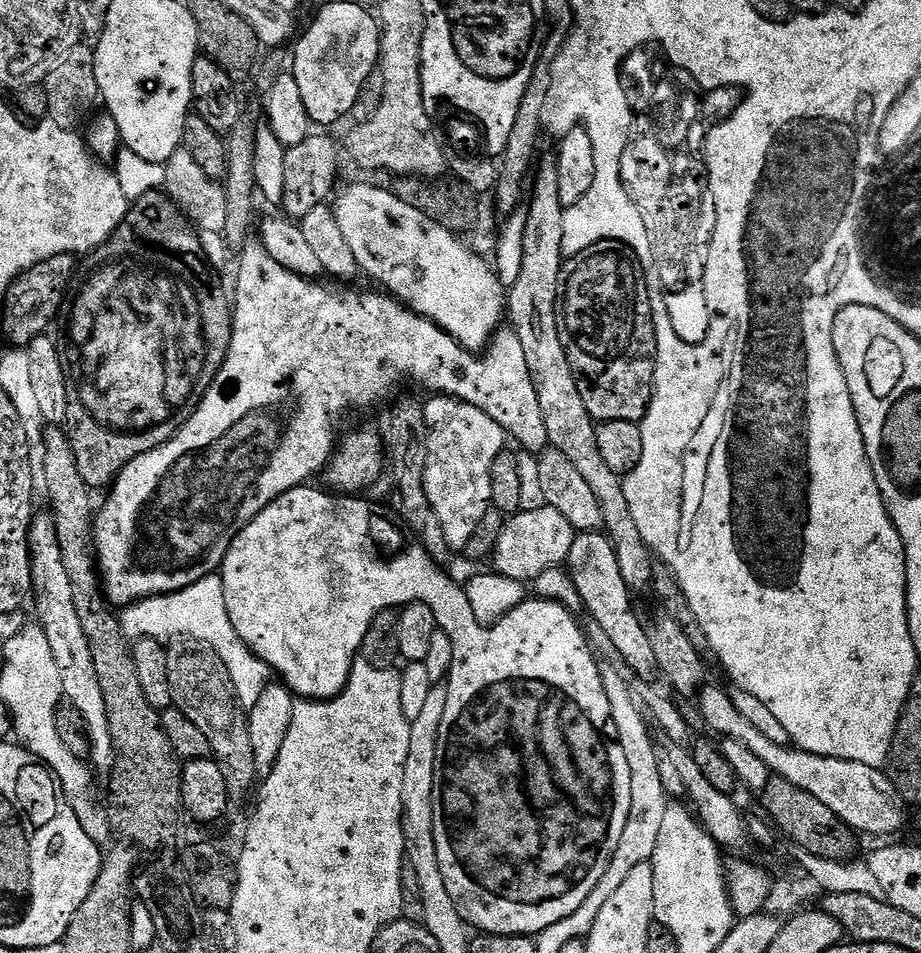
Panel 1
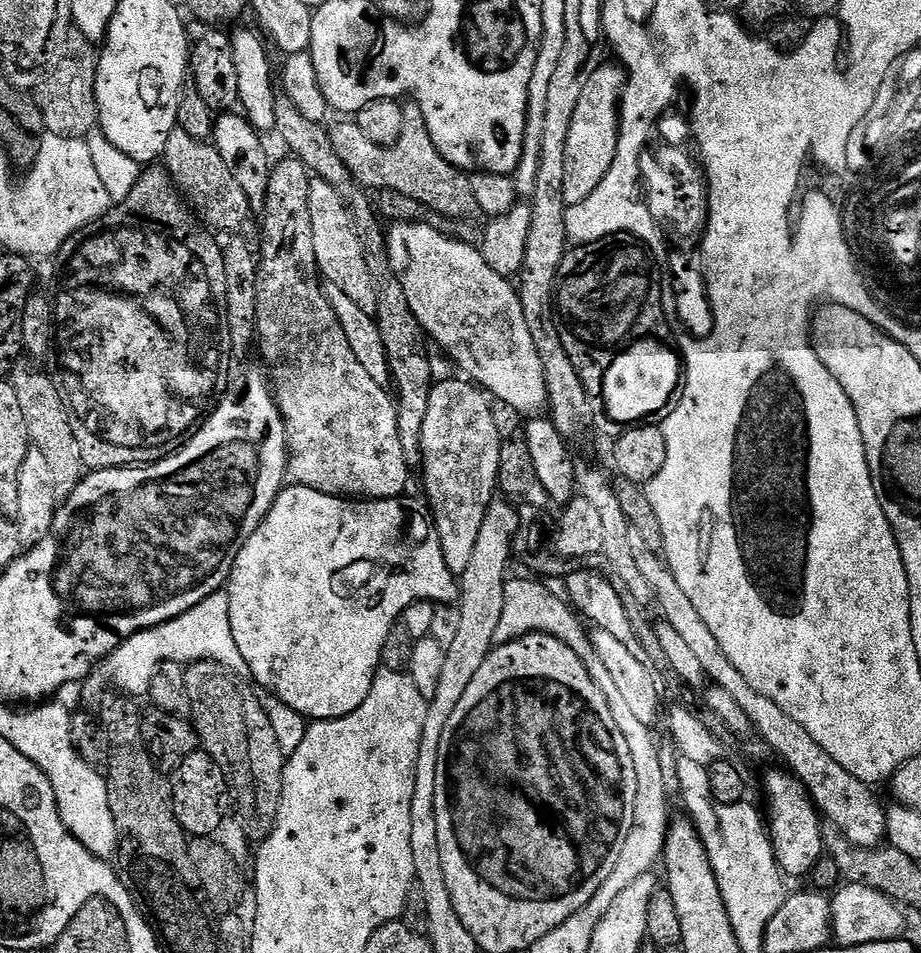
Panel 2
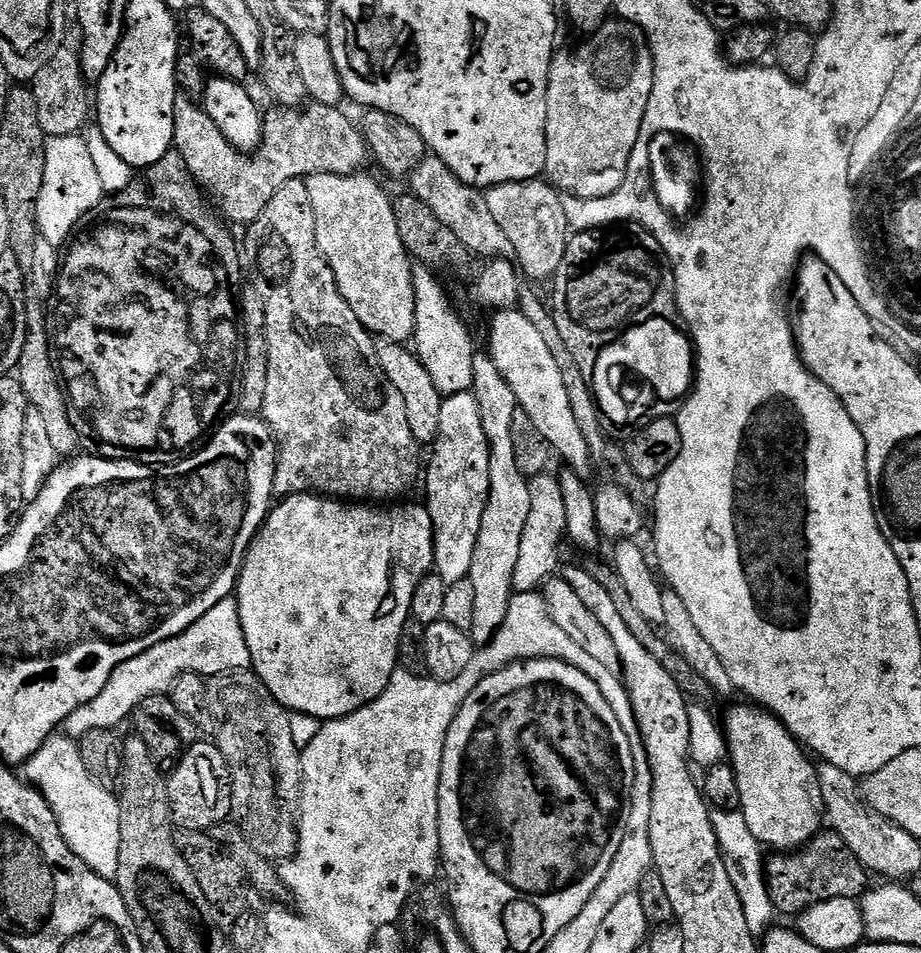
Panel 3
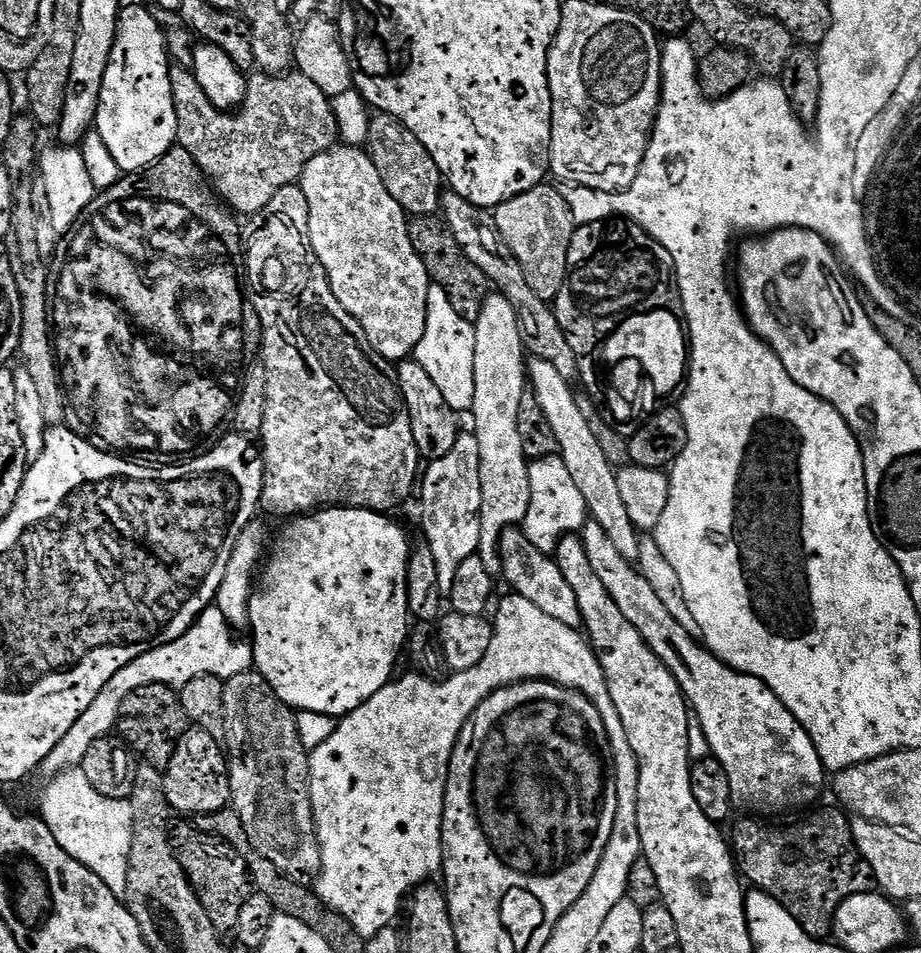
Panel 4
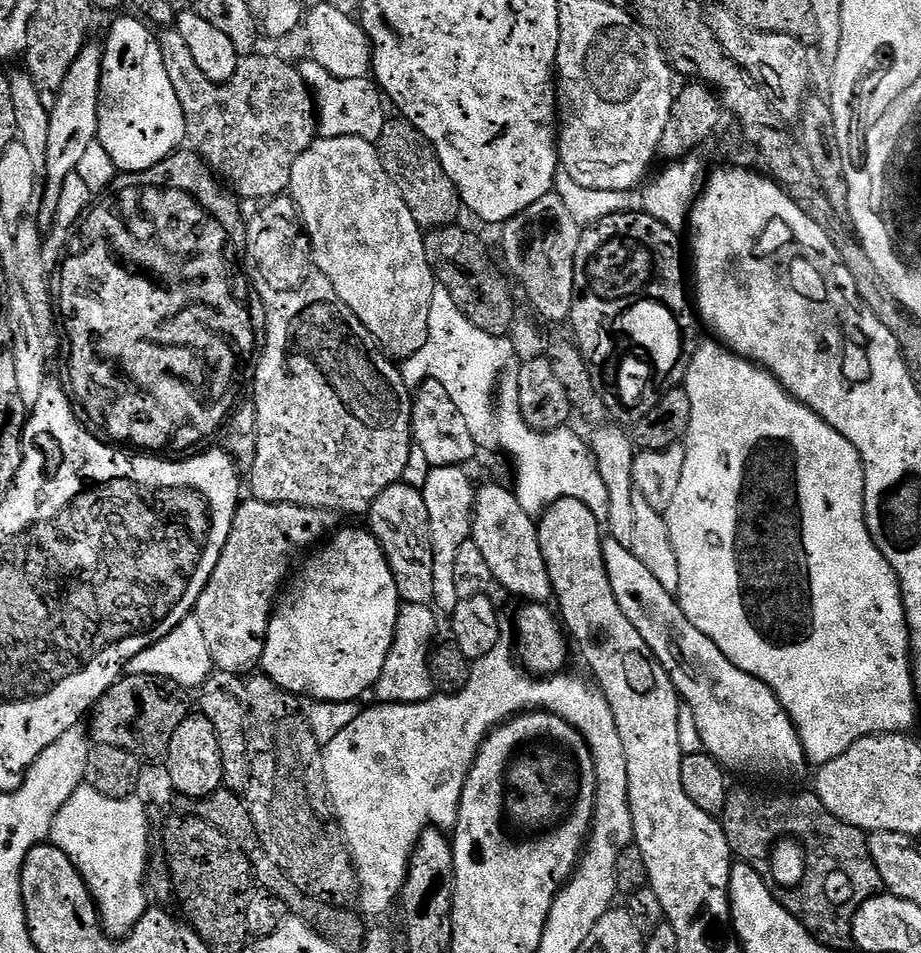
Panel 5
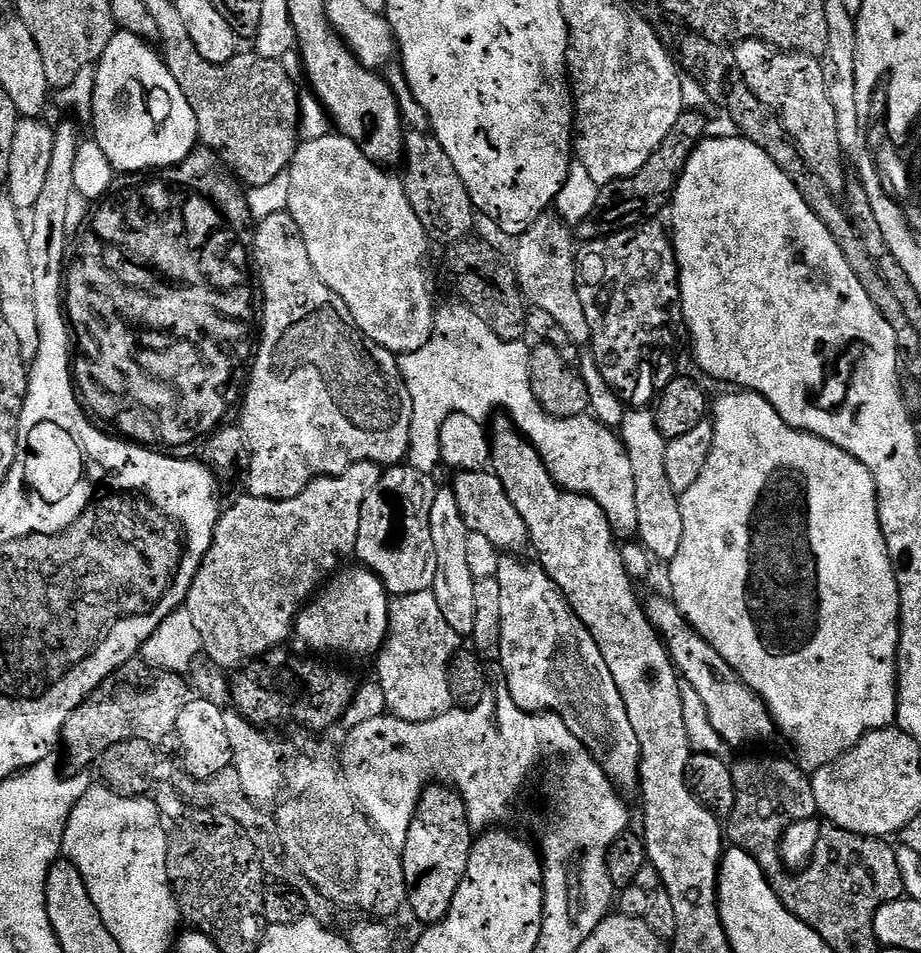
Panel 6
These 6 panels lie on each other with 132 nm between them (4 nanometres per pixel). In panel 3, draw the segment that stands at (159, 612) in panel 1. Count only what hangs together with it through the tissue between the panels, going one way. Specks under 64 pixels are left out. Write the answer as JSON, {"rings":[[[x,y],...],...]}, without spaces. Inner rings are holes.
{"rings":[[[235,595],[228,596],[218,606],[211,608],[194,626],[190,626],[182,634],[122,662],[114,674],[110,674],[110,682],[102,686],[102,694],[86,706],[78,706],[70,718],[62,725],[63,735],[69,740],[80,741],[90,730],[119,729],[123,720],[127,721],[137,706],[151,696],[159,696],[171,689],[174,681],[184,672],[198,672],[205,678],[223,676],[225,672],[239,672],[251,665],[250,650],[246,646],[246,634],[242,628]]]}

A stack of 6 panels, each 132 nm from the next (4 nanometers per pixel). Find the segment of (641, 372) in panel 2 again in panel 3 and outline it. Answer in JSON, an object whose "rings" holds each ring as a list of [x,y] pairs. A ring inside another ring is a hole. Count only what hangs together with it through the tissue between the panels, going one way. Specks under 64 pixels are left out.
{"rings":[[[684,320],[682,322],[652,322],[648,324],[648,330],[632,332],[626,340],[616,344],[612,350],[606,350],[604,356],[600,358],[596,380],[591,380],[588,385],[596,386],[592,393],[600,411],[600,418],[610,416],[616,420],[616,428],[620,428],[620,422],[626,416],[626,408],[614,392],[614,384],[612,384],[614,366],[636,366],[636,370],[640,370],[666,398],[676,394],[687,397],[694,387],[694,344],[689,336],[688,323]]]}

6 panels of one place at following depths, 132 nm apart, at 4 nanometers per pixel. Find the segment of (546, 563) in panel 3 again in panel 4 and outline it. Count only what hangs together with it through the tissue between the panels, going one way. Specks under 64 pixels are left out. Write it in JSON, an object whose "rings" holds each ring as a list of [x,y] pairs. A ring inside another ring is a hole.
{"rings":[[[550,454],[541,460],[529,463],[530,474],[530,510],[526,510],[526,518],[522,530],[538,550],[555,553],[558,542],[563,536],[576,534],[589,523],[586,498],[582,498],[582,490],[578,490],[566,462],[559,454]]]}

